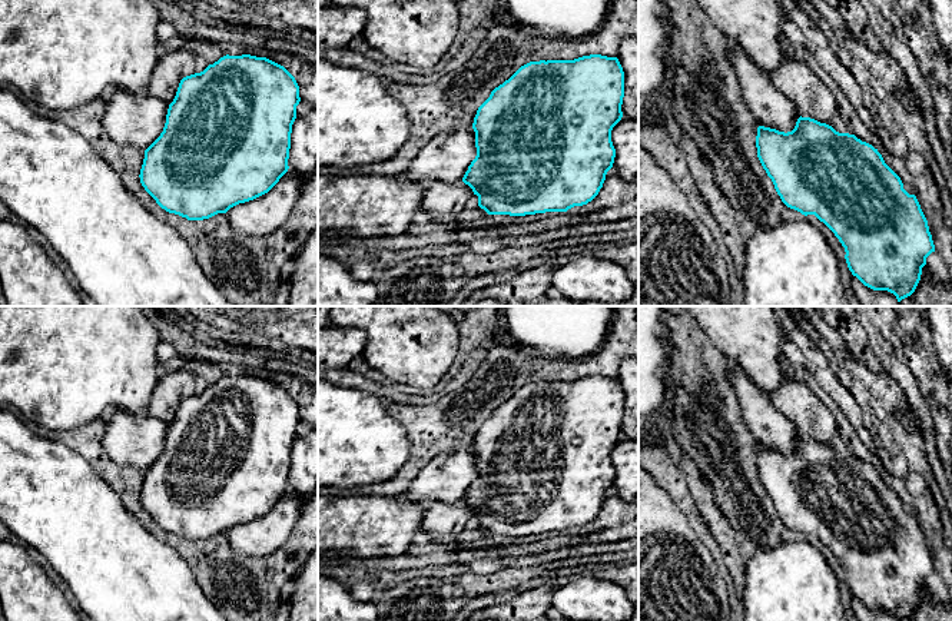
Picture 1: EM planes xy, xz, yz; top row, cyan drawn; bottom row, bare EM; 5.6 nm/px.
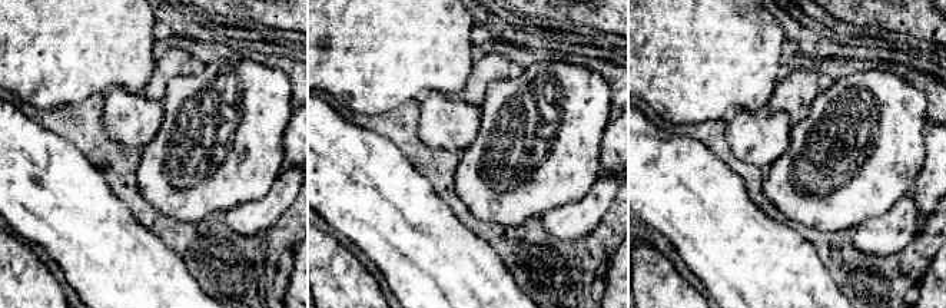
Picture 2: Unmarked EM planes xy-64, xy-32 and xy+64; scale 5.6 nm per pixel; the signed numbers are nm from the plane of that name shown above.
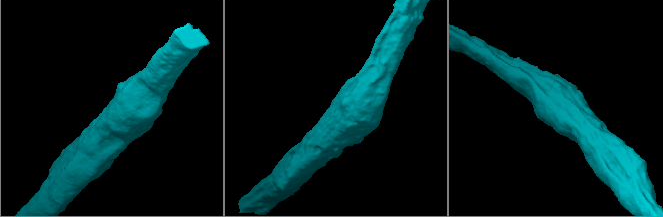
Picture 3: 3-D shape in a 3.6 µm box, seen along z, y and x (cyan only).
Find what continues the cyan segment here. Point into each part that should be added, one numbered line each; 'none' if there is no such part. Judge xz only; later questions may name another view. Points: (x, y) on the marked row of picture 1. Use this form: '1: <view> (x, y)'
1: xz (445, 158)

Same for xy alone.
1: xy (136, 119)

